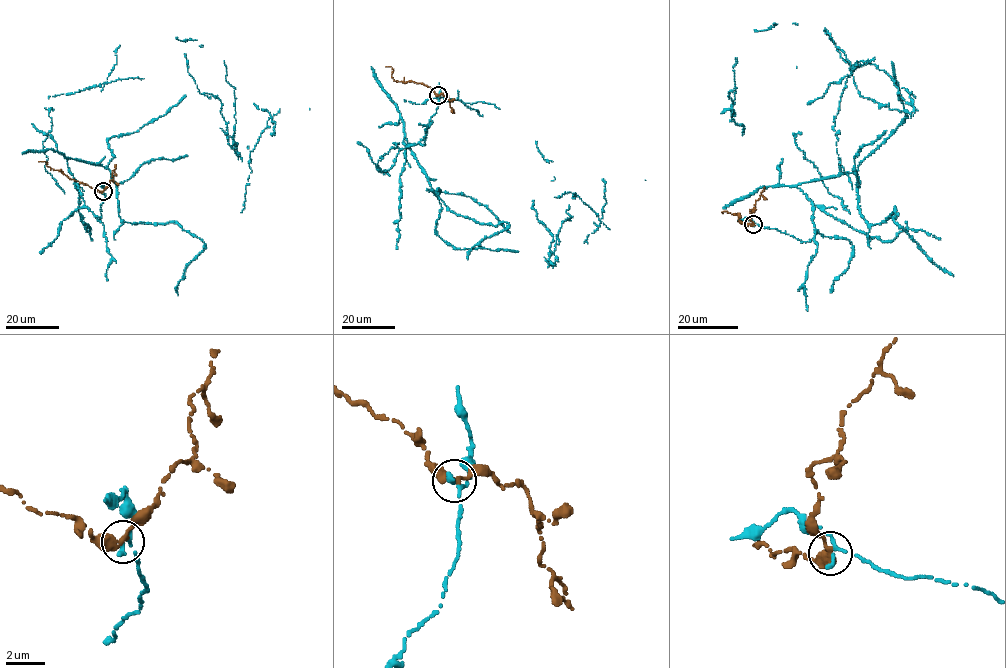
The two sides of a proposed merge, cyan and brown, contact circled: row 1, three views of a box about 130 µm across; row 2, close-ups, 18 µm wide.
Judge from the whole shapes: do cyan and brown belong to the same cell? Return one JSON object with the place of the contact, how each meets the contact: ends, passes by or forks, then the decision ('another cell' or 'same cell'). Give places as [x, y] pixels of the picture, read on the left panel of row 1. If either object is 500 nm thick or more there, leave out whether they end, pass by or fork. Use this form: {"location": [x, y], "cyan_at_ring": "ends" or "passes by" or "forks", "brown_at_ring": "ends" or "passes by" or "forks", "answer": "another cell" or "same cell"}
{"location": [103, 191], "cyan_at_ring": "ends", "brown_at_ring": "passes by", "answer": "another cell"}

